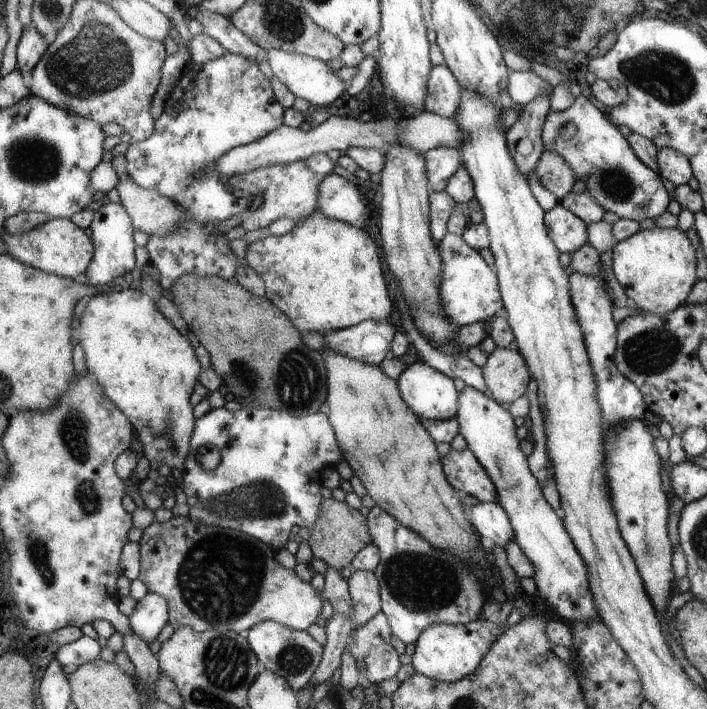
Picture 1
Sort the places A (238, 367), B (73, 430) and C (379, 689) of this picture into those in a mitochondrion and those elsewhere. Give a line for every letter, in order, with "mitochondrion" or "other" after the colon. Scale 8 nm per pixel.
A: mitochondrion
B: mitochondrion
C: other

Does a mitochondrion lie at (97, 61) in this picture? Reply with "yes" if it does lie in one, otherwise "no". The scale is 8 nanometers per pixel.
yes

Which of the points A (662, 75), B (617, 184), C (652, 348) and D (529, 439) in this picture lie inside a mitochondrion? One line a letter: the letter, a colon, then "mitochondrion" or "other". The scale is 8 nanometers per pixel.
A: mitochondrion
B: mitochondrion
C: mitochondrion
D: other

